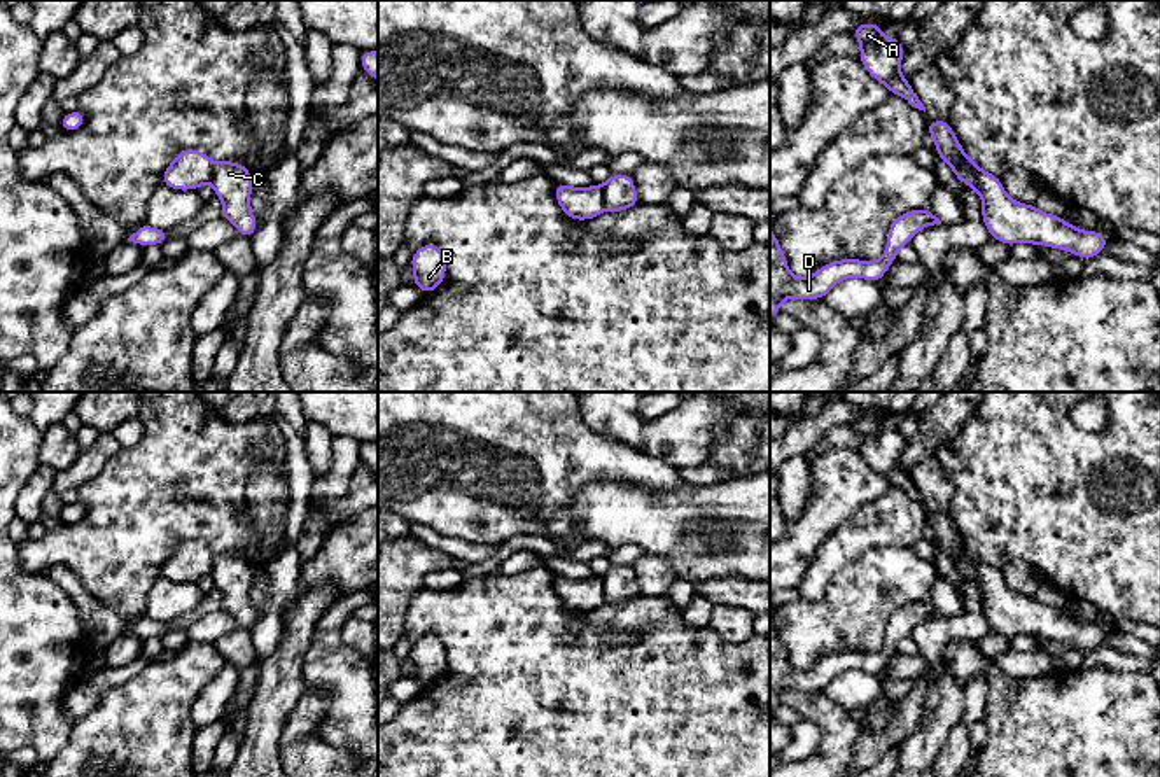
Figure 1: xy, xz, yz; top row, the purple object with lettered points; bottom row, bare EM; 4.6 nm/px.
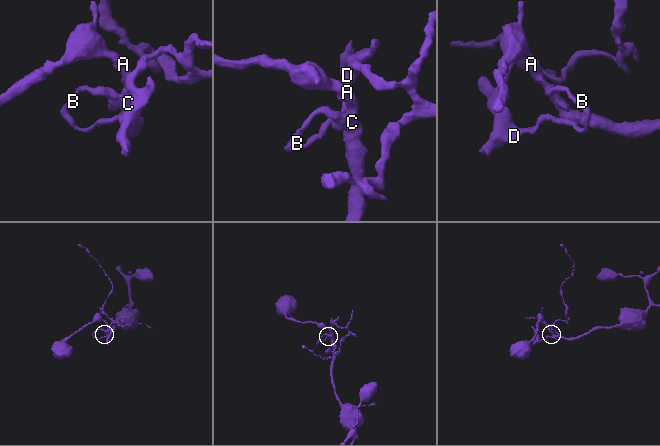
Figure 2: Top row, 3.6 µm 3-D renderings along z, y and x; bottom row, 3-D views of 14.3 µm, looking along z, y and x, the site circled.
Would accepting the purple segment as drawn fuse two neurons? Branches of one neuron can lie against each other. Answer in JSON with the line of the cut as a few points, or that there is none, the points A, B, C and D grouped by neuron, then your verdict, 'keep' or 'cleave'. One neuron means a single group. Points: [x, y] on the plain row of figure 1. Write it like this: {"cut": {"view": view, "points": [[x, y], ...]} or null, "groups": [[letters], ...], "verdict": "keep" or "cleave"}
{"cut": {"view": "xz", "points": [[602, 578], [606, 601]]}, "groups": [["A", "C"], ["B", "D"]], "verdict": "cleave"}

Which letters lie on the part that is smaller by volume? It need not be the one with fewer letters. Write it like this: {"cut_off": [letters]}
{"cut_off": ["B", "D"]}

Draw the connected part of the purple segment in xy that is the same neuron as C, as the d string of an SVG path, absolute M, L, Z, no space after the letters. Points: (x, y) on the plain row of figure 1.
M240 553L213 555L210 576L222 592L220 611L229 612L240 628L252 630L259 614L250 602L254 567Z

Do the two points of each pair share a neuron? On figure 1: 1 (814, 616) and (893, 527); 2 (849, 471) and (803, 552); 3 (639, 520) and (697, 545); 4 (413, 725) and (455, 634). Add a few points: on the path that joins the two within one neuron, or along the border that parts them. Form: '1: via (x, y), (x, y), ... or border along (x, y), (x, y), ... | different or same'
1: border along (912, 546), (872, 546), (838, 571) | different
2: via (838, 490), (807, 532) | same
3: via (653, 520), (670, 524), (683, 536) | same
4: via (443, 721), (485, 679), (485, 664) | same

